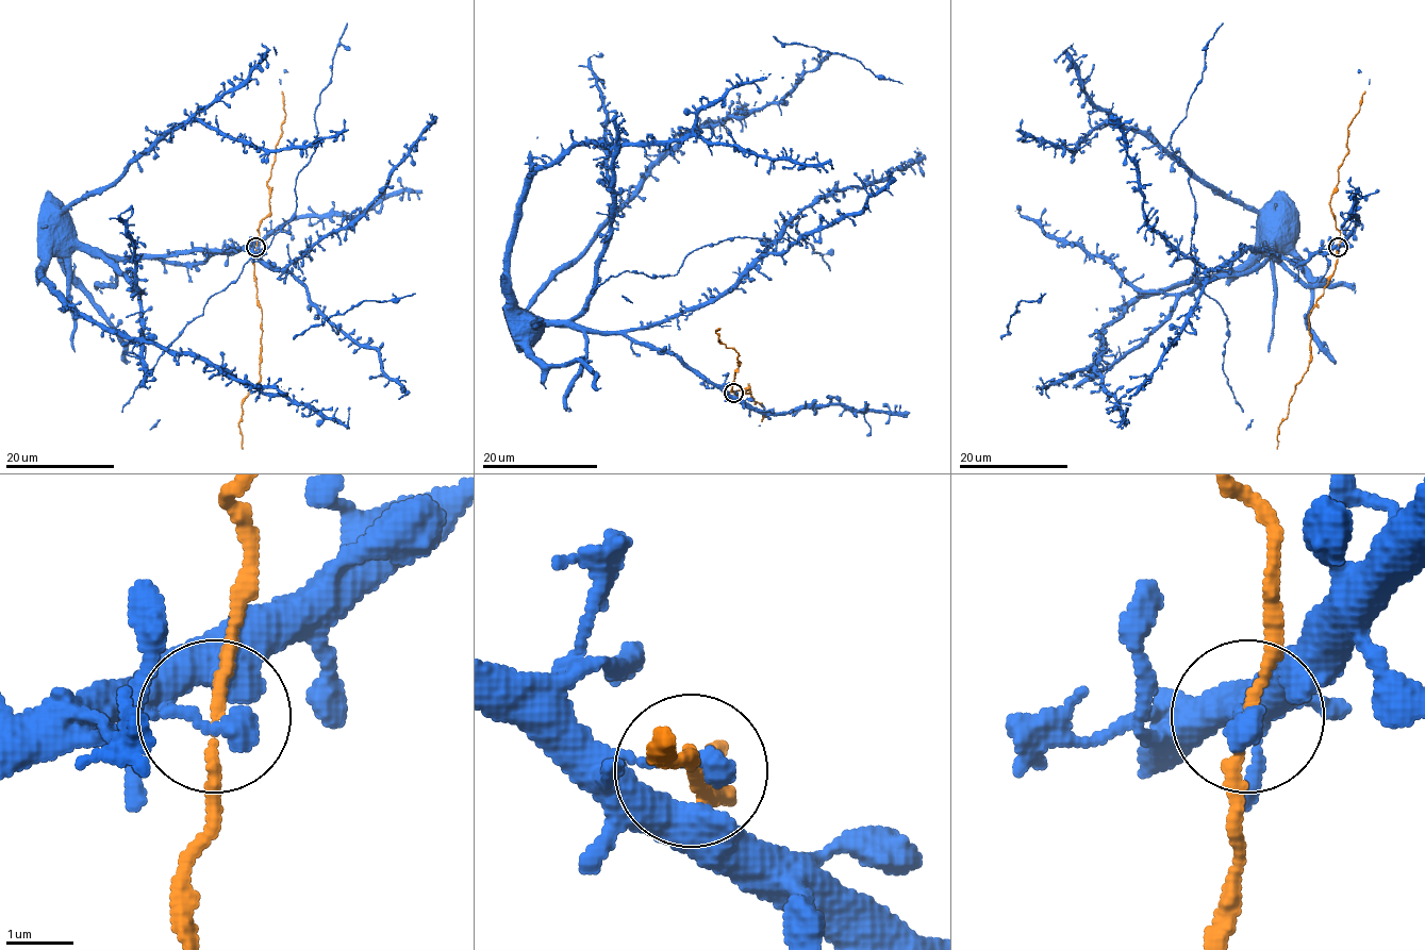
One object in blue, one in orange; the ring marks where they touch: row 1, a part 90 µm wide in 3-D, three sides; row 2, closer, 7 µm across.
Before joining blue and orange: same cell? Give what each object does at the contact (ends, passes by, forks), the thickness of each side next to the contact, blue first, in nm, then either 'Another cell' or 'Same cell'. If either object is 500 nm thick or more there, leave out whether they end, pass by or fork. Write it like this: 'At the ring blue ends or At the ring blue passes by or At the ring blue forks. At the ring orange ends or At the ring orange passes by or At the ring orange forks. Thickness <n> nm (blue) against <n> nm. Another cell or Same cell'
At the ring blue ends. At the ring orange passes by. Thickness 360 nm (blue) against 140 nm. Same cell

